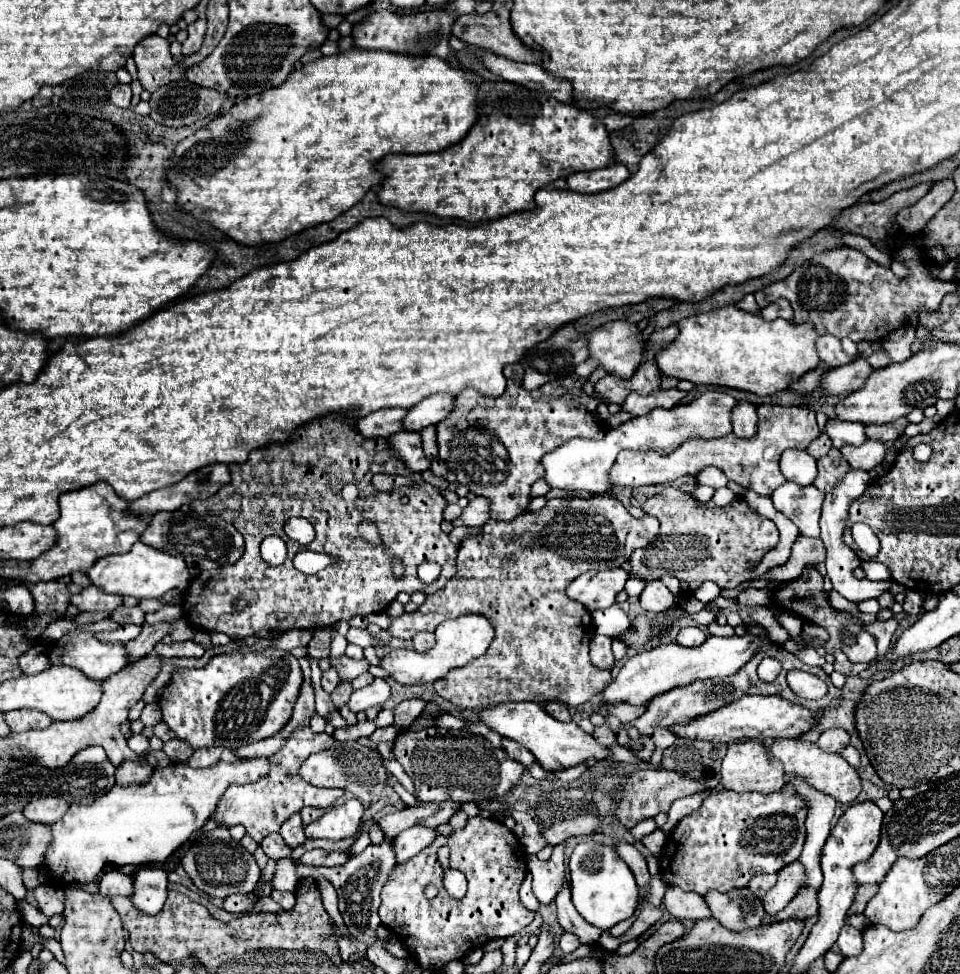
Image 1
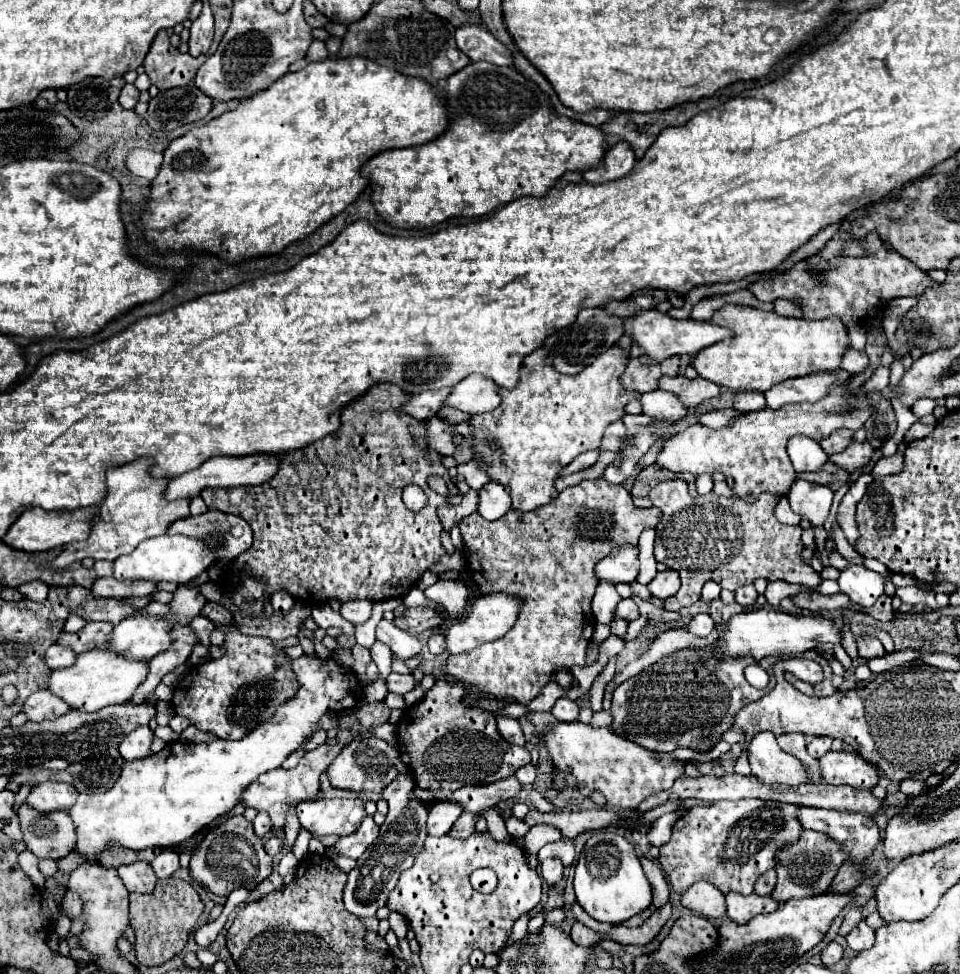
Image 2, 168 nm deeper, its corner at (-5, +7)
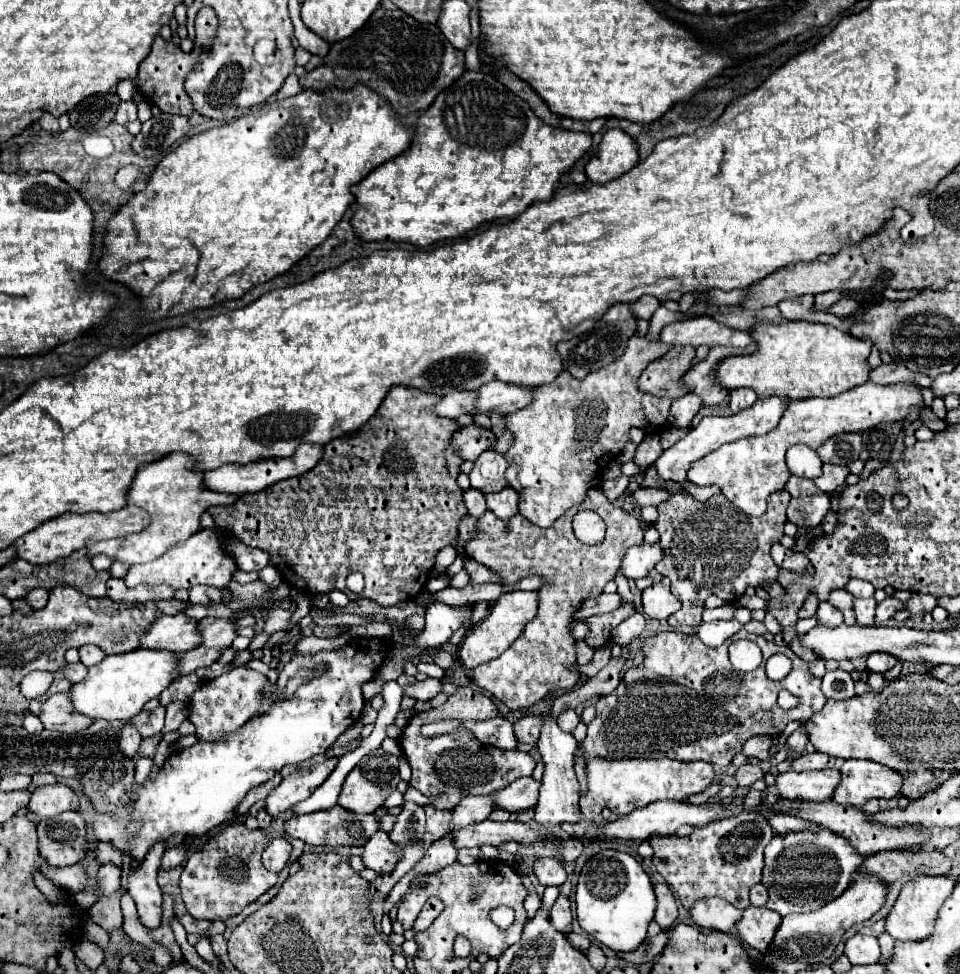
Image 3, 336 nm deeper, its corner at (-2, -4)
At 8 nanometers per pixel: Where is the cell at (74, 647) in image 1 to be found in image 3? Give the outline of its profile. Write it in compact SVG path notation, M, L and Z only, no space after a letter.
M185 614L163 616L151 624L141 640L141 648L151 650L171 650L175 654L183 654L199 646L199 628L197 620Z

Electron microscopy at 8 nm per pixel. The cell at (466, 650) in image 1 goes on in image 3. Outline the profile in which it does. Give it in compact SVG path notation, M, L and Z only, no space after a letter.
M507 592L501 594L501 598L489 608L489 616L479 622L463 640L463 644L459 646L459 658L463 660L463 664L467 668L475 668L483 662L489 662L497 656L501 656L523 632L525 624L531 622L531 618L537 612L537 604L539 604L539 596L537 592Z

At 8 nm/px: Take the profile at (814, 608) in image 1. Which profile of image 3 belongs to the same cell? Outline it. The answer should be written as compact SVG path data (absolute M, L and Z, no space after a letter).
M871 654L867 656L867 668L871 672L887 672L897 664L897 658L891 658L891 654Z

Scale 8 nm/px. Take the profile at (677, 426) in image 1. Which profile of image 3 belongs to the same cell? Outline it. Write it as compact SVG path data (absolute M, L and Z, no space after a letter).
M619 476L619 478L615 478L615 480L603 480L601 490L603 490L603 494L613 502L613 500L617 500L621 494L627 492L627 486L629 486L629 478Z

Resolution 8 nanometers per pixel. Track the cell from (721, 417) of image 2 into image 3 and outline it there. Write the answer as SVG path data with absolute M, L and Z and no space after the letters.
M767 398L767 400L757 400L755 406L751 406L751 410L743 410L739 414L731 414L731 416L707 416L707 418L703 418L695 428L691 428L687 432L687 436L683 440L679 440L675 446L665 450L657 458L657 462L653 464L655 470L657 470L657 476L661 480L665 480L665 482L669 482L669 480L673 480L673 482L687 481L687 470L691 468L691 462L697 462L697 458L707 456L709 452L717 450L725 442L735 442L739 438L767 434L771 428L775 428L779 424L785 408L787 408L785 400L781 400L781 398Z

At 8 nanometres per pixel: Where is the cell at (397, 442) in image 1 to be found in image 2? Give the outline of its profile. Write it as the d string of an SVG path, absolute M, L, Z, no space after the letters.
M438 417L424 421L428 447L440 455L452 455L456 445L452 443L452 425L446 425Z

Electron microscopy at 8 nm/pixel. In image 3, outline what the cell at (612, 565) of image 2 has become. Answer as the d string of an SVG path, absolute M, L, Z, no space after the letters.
M659 542L655 544L639 544L639 546L631 546L631 550L627 550L627 554L621 560L621 572L629 578L629 580L637 580L647 576L647 572L651 568L655 568L657 562L663 560L663 548L659 546Z

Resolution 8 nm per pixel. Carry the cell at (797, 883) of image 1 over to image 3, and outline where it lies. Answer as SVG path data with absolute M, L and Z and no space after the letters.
M811 826L791 834L777 834L765 848L765 868L761 880L761 884L769 890L765 908L781 916L791 912L813 912L841 896L861 864L863 858L855 852L855 848L827 828Z

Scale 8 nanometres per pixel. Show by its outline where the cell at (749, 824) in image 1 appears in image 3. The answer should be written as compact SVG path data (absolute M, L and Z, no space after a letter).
M749 792L743 802L747 808L735 818L695 828L689 836L683 838L655 836L649 840L657 872L665 878L669 888L675 892L675 896L687 910L691 910L695 900L711 896L719 896L741 910L749 906L749 890L751 886L761 882L763 850L771 842L773 830L769 822L755 812L759 804L757 792Z

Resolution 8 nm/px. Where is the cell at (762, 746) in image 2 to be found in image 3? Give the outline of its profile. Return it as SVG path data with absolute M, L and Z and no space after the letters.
M823 768L817 772L785 772L777 776L777 790L785 800L811 800L825 802L831 800L835 786L839 784L837 768Z

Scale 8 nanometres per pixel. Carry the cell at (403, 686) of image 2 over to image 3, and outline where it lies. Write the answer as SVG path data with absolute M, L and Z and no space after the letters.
M427 678L425 682L417 682L405 688L405 696L413 696L417 700L431 700L443 692L443 684L437 678Z

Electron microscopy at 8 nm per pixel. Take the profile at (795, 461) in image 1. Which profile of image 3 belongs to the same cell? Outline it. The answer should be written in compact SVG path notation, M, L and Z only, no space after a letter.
M797 444L787 450L787 466L791 474L801 478L817 478L821 474L821 458L817 452L805 444Z

